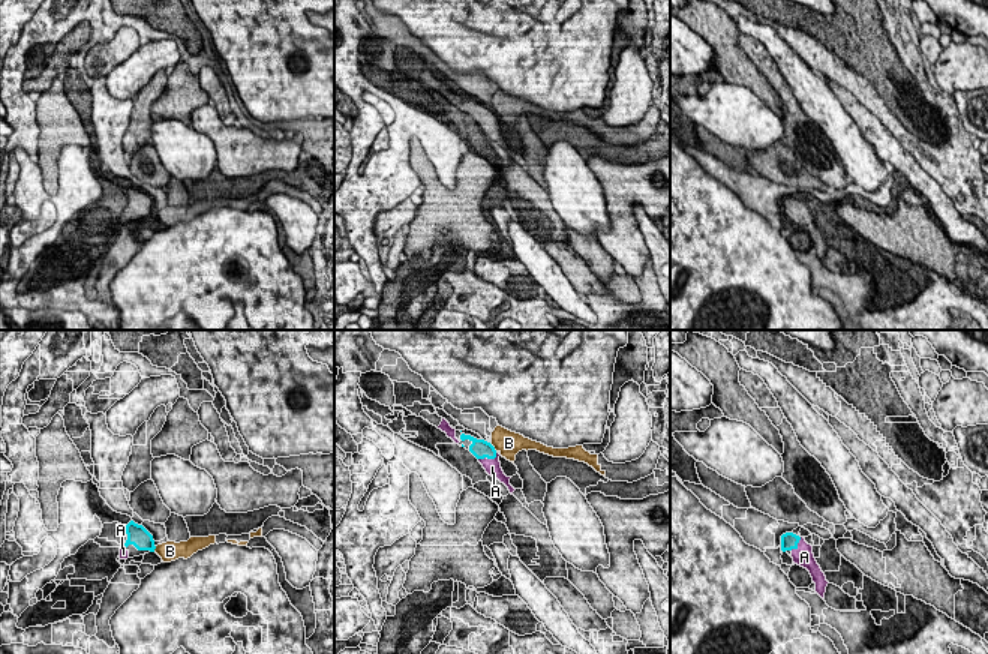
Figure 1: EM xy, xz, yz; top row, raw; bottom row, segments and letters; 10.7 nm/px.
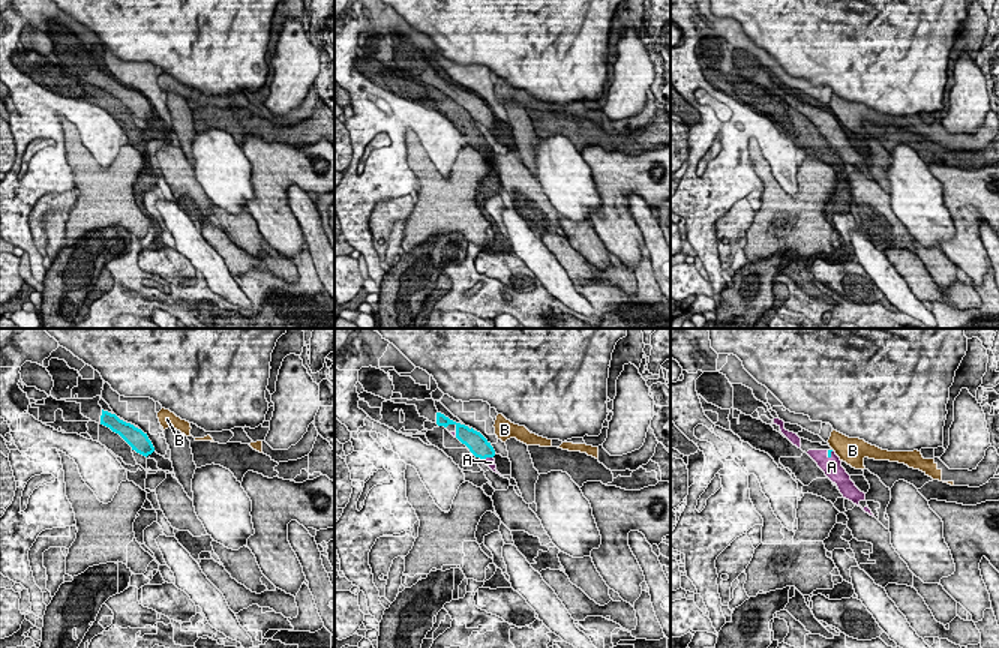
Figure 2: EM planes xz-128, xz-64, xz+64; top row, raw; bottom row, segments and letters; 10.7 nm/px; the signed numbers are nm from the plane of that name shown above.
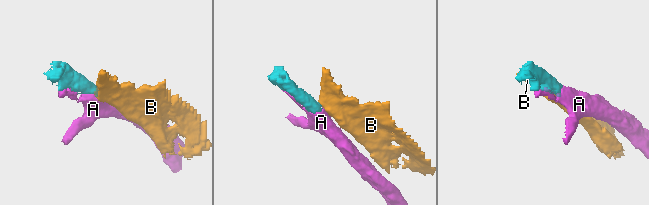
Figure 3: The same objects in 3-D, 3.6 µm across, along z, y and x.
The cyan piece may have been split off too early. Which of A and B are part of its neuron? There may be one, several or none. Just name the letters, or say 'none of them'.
A

